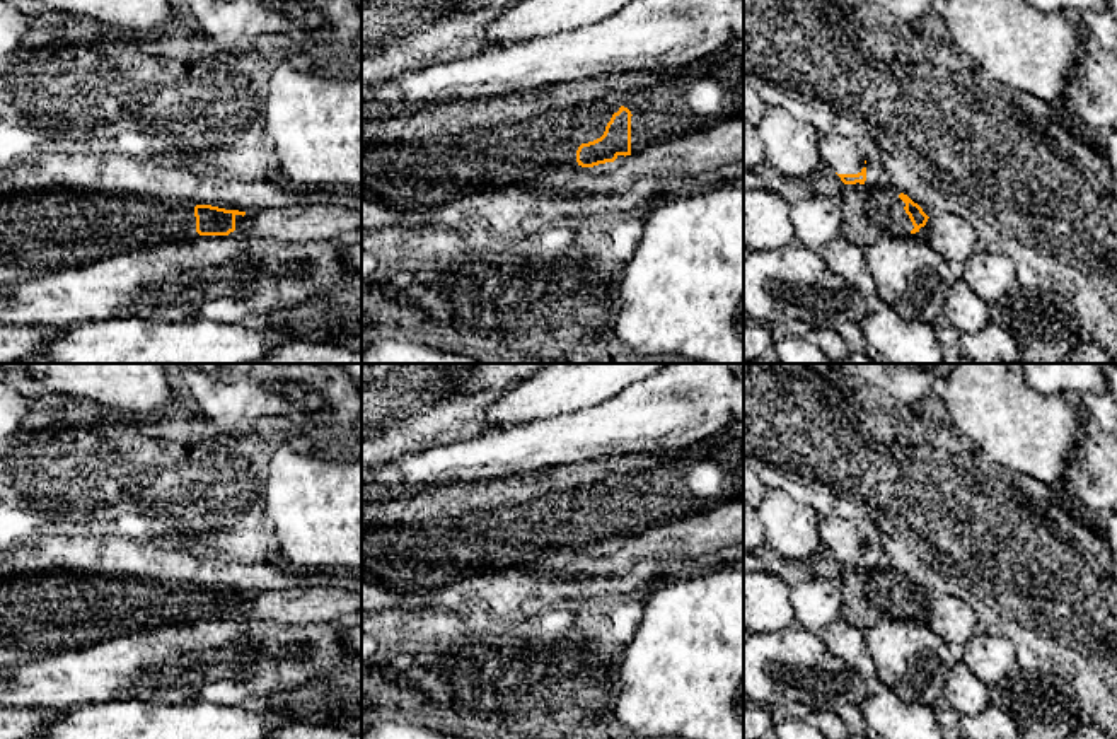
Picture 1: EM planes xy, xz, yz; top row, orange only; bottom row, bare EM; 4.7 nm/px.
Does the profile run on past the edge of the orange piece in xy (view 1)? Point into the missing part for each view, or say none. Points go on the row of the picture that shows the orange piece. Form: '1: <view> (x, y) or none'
1: none

